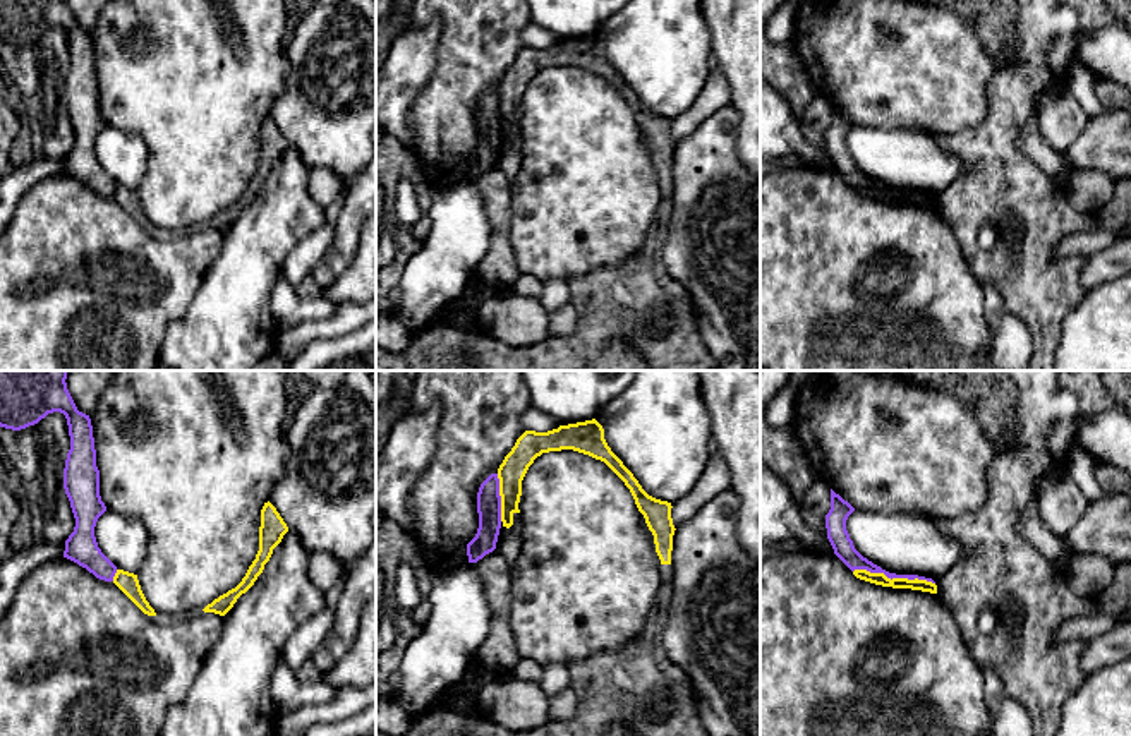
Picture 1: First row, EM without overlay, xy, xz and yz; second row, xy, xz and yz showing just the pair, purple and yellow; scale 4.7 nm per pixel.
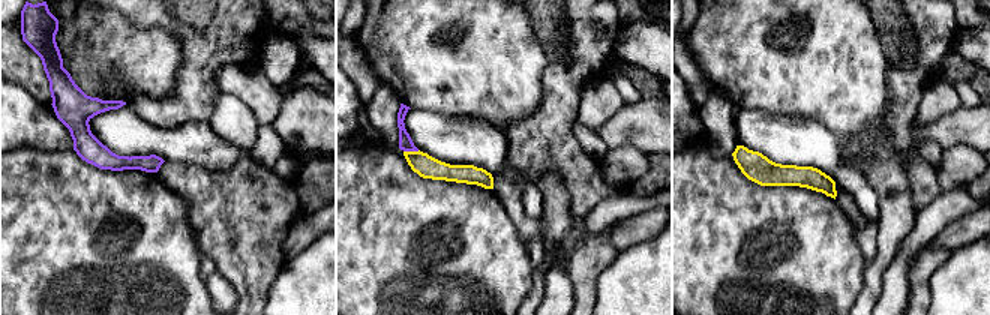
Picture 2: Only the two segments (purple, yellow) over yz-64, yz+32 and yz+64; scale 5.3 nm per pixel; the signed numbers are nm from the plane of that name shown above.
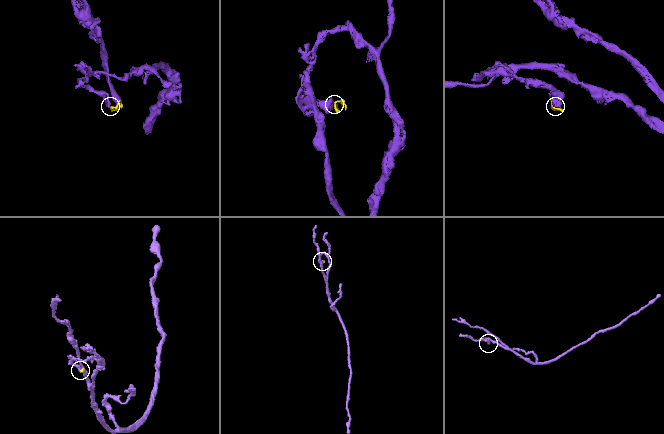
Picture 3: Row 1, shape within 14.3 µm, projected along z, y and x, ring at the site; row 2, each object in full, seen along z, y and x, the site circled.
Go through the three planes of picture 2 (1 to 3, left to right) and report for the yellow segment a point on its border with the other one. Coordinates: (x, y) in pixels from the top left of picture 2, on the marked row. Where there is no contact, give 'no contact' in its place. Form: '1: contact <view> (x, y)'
1: no contact
2: contact yz+32 (411, 150)
3: no contact

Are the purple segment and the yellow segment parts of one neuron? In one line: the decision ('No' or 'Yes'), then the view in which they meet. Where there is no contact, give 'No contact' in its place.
No. Touches purple in yz

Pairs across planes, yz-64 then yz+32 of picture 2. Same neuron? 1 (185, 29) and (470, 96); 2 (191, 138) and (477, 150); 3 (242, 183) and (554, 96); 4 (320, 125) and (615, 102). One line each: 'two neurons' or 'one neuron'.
1: two neurons
2: one neuron
3: one neuron
4: two neurons

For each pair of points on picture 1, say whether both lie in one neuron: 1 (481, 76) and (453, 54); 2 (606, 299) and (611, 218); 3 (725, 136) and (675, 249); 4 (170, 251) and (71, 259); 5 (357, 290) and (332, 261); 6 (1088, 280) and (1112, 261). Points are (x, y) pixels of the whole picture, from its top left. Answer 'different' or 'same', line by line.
1: same
2: different
3: same
4: same
5: different
6: same

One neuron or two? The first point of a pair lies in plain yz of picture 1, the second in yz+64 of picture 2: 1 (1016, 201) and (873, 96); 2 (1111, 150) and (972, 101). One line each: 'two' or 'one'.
1: two
2: two

